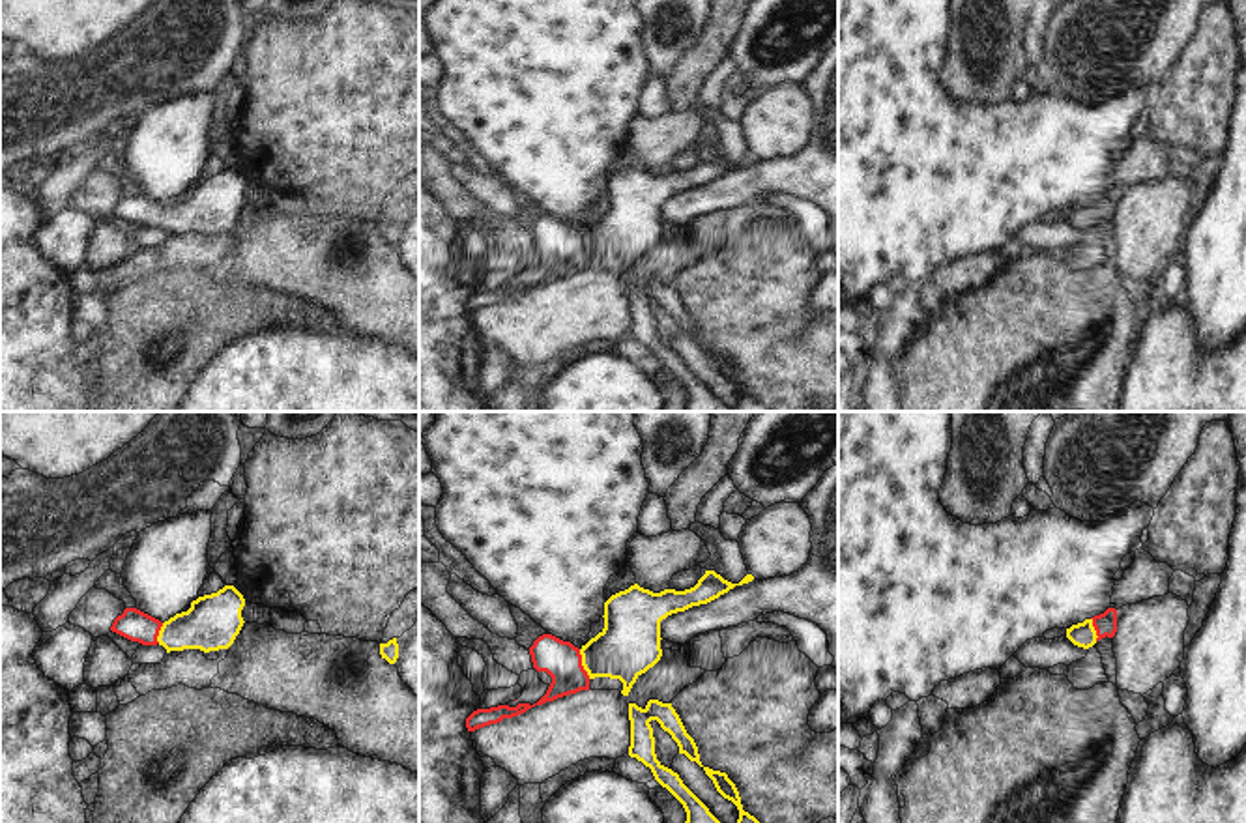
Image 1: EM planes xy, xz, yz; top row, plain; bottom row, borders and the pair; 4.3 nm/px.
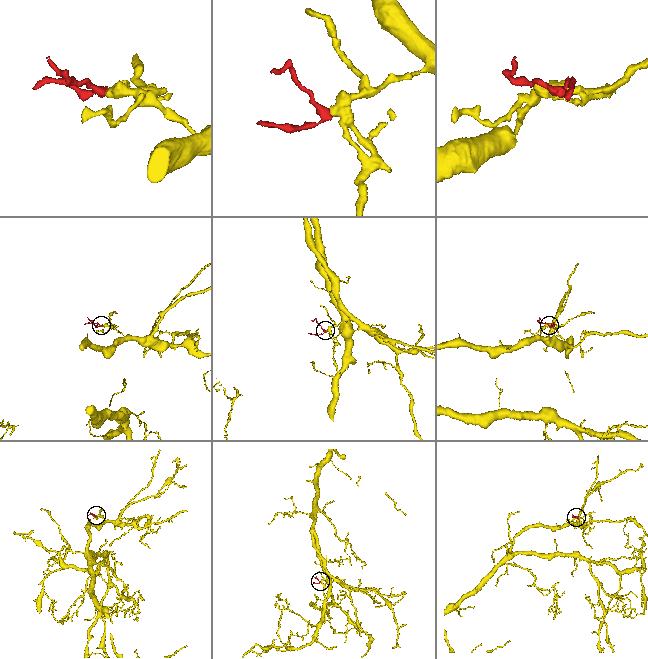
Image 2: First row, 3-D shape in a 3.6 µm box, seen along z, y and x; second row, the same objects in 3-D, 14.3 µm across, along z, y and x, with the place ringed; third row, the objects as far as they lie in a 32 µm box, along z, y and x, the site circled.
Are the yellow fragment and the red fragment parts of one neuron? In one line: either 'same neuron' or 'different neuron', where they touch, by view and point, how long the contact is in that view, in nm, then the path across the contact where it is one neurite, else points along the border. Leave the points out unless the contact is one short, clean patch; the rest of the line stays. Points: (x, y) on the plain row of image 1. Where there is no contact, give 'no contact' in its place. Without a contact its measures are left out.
same neuron | xz (582, 245) | 140 nm | across xz (629, 225), (622, 232), (582, 245), (565, 245), (562, 242)

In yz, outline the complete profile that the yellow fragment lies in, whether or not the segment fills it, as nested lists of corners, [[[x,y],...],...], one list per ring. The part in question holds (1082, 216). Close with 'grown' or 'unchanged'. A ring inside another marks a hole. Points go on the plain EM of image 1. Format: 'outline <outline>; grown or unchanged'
outline [[[1108,189],[1104,195],[1066,209],[1066,219],[1074,226],[1089,230],[1106,217],[1113,219],[1115,213],[1117,213],[1117,191]]]; grown

